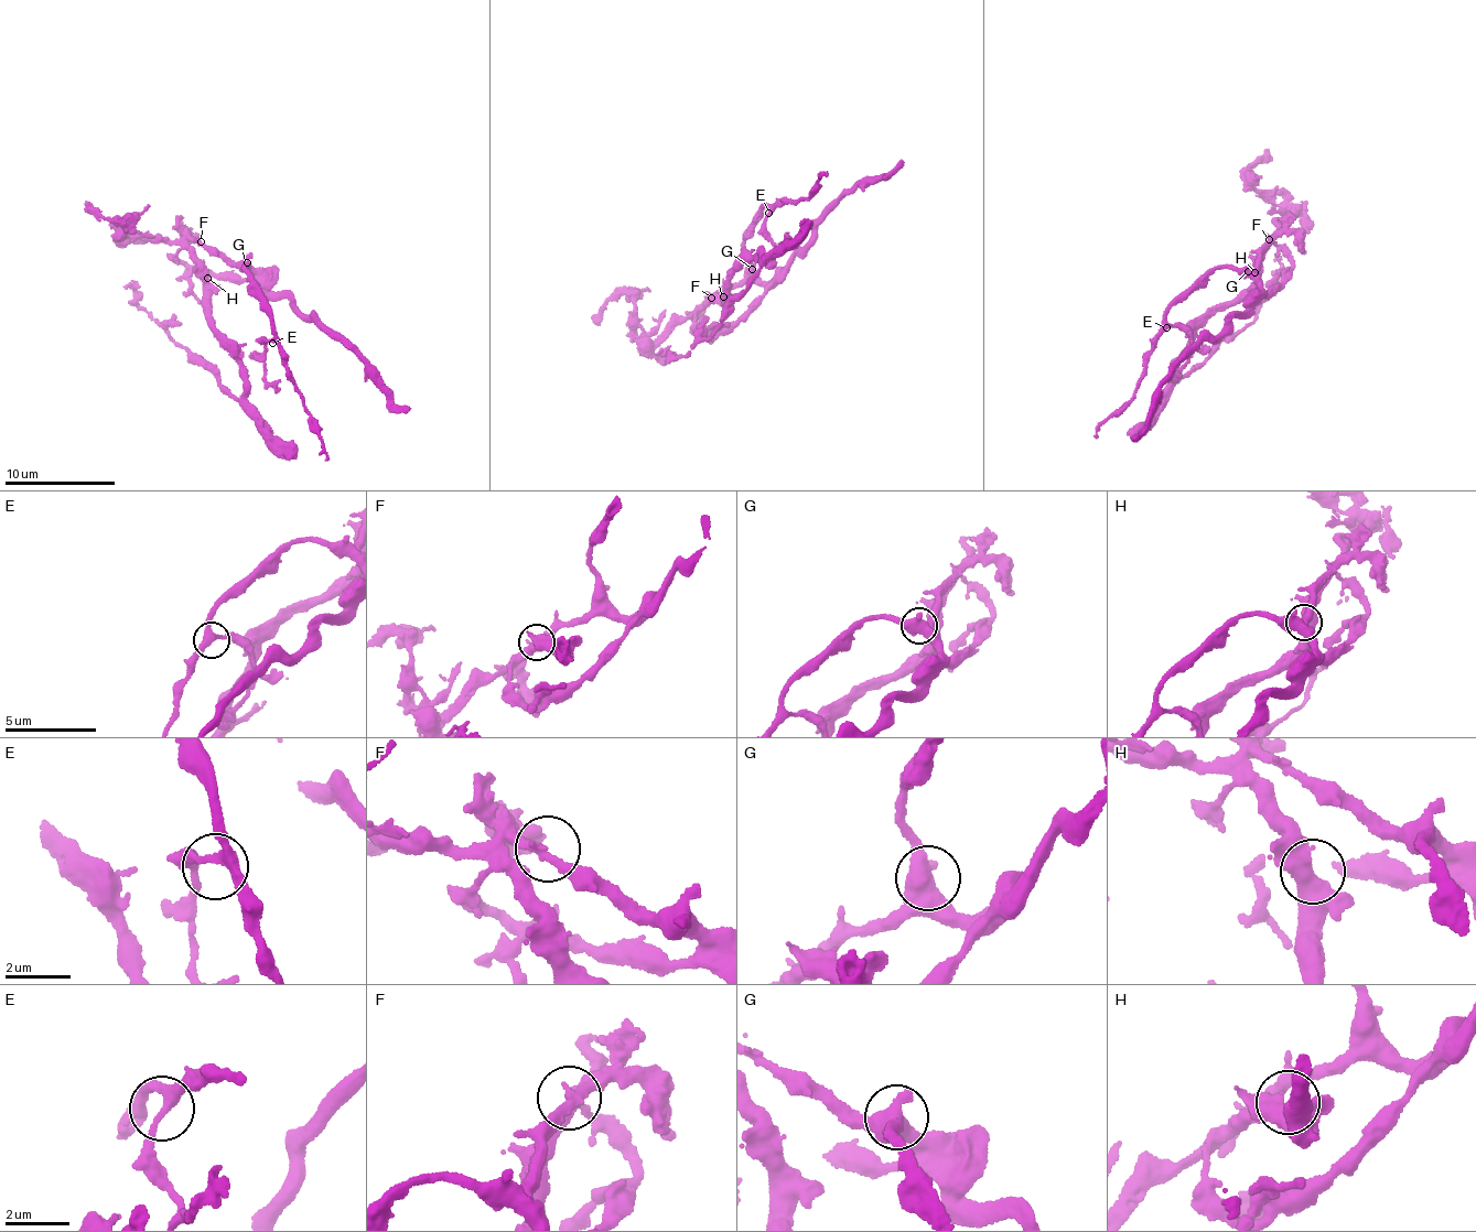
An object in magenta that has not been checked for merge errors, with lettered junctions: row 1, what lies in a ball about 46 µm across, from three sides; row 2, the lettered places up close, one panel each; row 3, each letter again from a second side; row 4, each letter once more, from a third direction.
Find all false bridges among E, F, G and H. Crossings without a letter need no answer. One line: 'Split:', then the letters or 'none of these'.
Split: none of these

